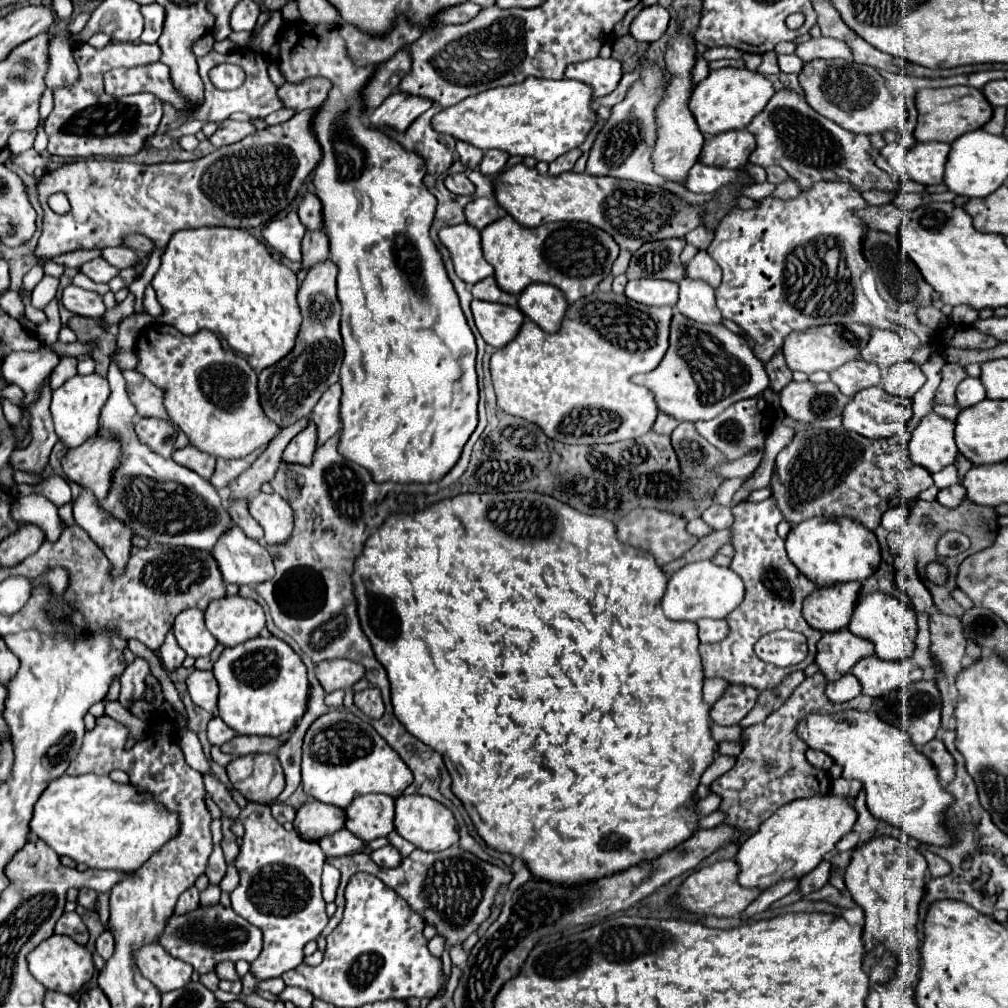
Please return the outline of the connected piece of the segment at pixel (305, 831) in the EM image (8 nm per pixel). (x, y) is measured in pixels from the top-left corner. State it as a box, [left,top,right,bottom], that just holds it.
[294,800,346,840]

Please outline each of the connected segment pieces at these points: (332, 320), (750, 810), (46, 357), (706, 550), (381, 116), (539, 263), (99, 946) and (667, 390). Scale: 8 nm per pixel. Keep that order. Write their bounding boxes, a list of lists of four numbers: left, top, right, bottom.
[[258,258,344,428],[710,672,872,840],[2,344,58,406],[666,528,730,572],[370,92,432,132],[482,216,620,304],[96,932,114,960],[632,312,768,422]]

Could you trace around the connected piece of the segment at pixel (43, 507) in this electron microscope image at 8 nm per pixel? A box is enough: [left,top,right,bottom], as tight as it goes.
[12,494,62,540]

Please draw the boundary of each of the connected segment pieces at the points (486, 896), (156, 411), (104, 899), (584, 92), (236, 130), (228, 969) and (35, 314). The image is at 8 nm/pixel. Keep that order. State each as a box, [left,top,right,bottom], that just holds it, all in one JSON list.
[[324,846,510,998],[122,370,174,424],[98,893,110,929],[432,78,596,162],[210,120,256,148],[216,962,241,981],[19,288,47,325]]

